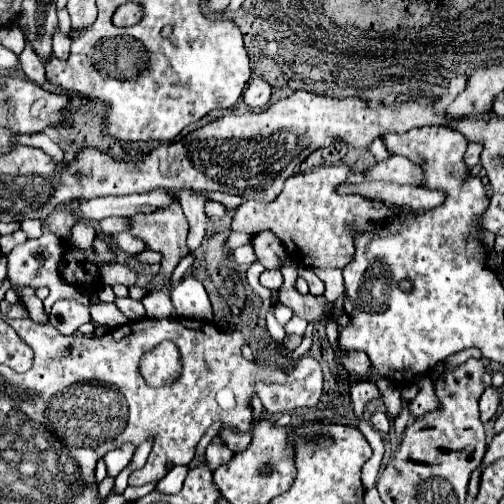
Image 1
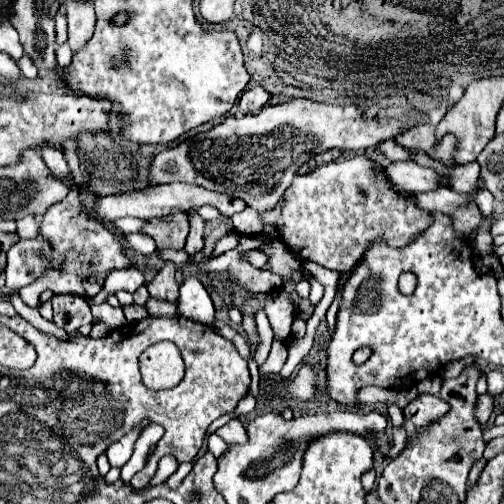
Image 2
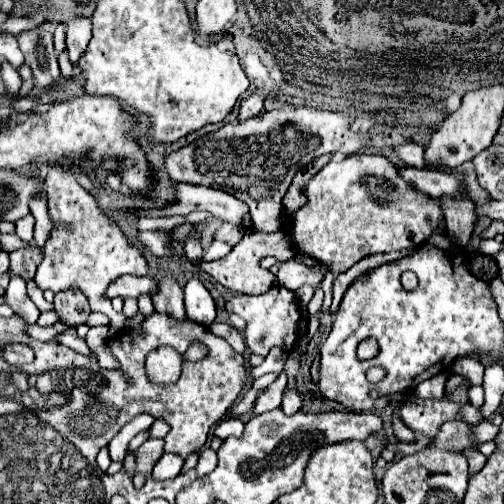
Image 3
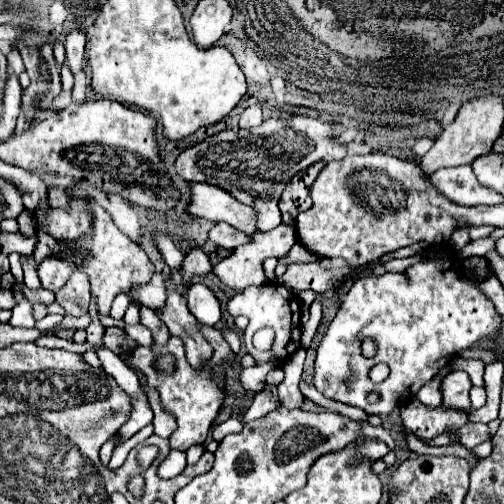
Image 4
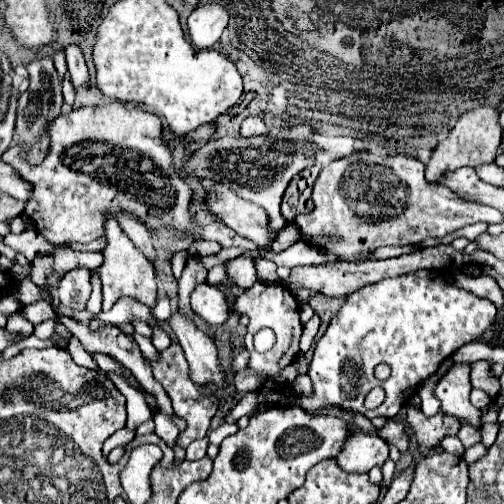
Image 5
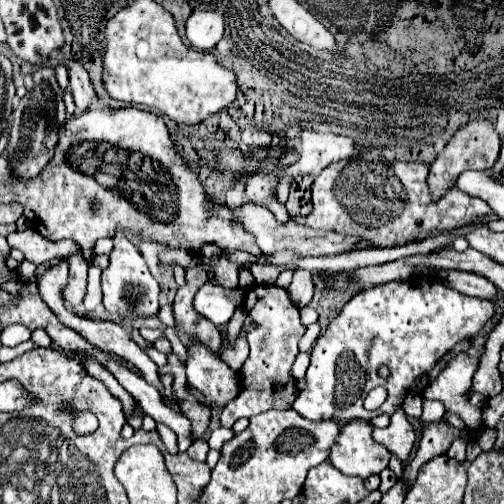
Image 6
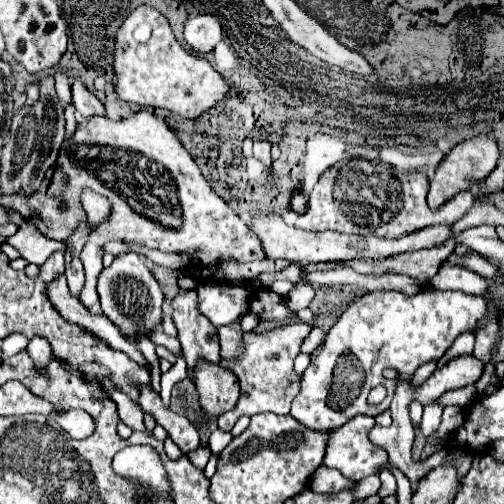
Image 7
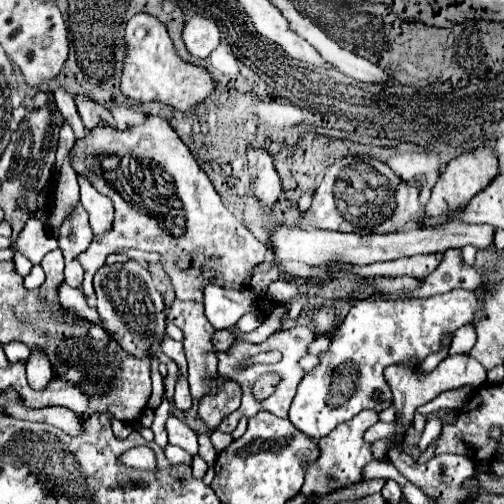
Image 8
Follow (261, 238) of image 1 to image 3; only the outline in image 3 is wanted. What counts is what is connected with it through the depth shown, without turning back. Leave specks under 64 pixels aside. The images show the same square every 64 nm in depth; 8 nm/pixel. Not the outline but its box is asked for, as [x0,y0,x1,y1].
[278,258,326,290]

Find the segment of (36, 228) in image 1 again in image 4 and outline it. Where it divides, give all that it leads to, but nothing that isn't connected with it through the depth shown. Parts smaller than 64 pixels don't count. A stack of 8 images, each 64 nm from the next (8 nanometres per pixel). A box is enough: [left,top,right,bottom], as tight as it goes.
[18,210,36,236]

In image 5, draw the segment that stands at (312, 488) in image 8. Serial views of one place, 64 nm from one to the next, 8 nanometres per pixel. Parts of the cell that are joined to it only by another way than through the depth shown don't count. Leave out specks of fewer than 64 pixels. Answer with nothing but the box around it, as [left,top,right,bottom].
[336,430,388,472]

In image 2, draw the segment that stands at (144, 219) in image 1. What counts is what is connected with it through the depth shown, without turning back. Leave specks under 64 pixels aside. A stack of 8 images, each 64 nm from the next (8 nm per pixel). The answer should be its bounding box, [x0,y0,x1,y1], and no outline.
[140,212,188,302]

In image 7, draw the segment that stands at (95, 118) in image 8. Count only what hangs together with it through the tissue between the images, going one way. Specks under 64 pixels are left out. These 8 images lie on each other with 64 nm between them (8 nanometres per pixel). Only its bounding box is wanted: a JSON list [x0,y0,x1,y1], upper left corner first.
[72,78,104,122]

